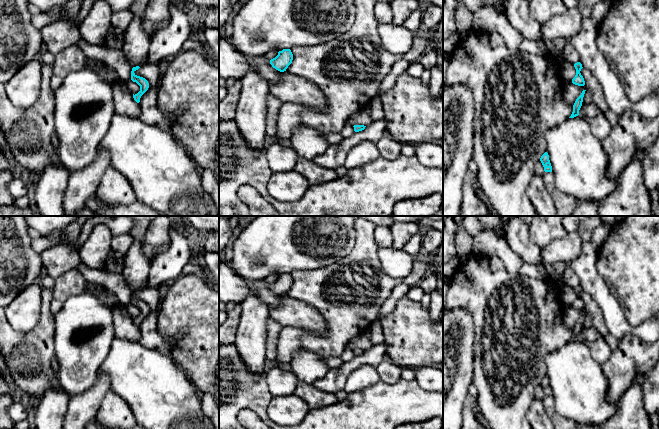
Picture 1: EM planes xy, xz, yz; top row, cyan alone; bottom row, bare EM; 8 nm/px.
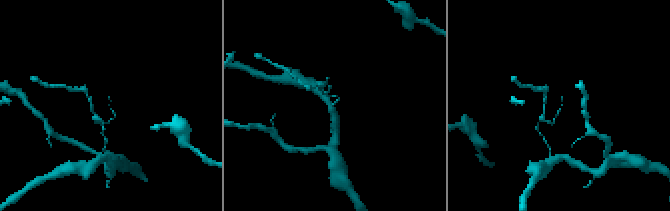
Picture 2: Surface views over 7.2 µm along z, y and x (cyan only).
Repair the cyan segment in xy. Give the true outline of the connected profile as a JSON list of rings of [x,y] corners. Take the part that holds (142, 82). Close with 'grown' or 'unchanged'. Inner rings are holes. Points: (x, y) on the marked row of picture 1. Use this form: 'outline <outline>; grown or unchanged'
outline [[[136,66],[136,67],[133,67],[132,68],[132,71],[131,71],[131,80],[133,82],[136,82],[139,86],[140,86],[140,91],[137,93],[137,94],[133,94],[133,98],[134,100],[139,103],[140,102],[140,98],[141,96],[148,90],[149,88],[149,83],[148,81],[143,78],[143,77],[140,77],[140,76],[137,76],[134,72],[136,70],[138,70],[140,67],[139,66]]]; unchanged

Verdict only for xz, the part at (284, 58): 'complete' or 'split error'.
complete

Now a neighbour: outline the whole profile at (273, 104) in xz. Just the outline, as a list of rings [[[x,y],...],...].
[[[271,93],[267,96],[267,117],[265,125],[265,136],[274,137],[277,132],[277,117],[282,102]]]

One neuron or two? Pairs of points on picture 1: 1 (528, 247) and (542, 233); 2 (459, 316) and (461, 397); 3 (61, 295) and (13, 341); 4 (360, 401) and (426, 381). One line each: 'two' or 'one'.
1: two
2: one
3: two
4: two

